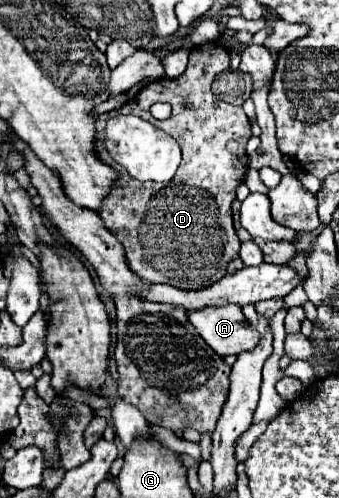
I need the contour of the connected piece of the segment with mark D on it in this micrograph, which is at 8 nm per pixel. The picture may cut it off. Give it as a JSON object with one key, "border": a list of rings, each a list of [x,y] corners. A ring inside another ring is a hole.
{"border":[[[217,42],[197,46],[189,54],[189,64],[183,76],[175,80],[157,80],[143,86],[143,90],[119,108],[119,114],[137,114],[149,120],[153,126],[171,134],[183,152],[183,160],[177,174],[169,184],[191,186],[169,188],[157,182],[139,182],[131,178],[106,149],[97,144],[99,159],[111,166],[120,176],[111,188],[109,198],[103,200],[99,216],[105,226],[121,240],[127,252],[129,268],[151,284],[169,284],[181,290],[201,290],[219,282],[227,274],[227,264],[239,258],[239,238],[233,228],[231,202],[235,190],[243,184],[249,168],[245,144],[251,138],[251,122],[242,106],[234,106],[217,100],[209,86],[215,74],[229,68],[229,52]],[[169,102],[171,116],[167,120],[155,120],[149,112],[151,104]],[[109,208],[117,208],[121,216],[109,218]]]}

